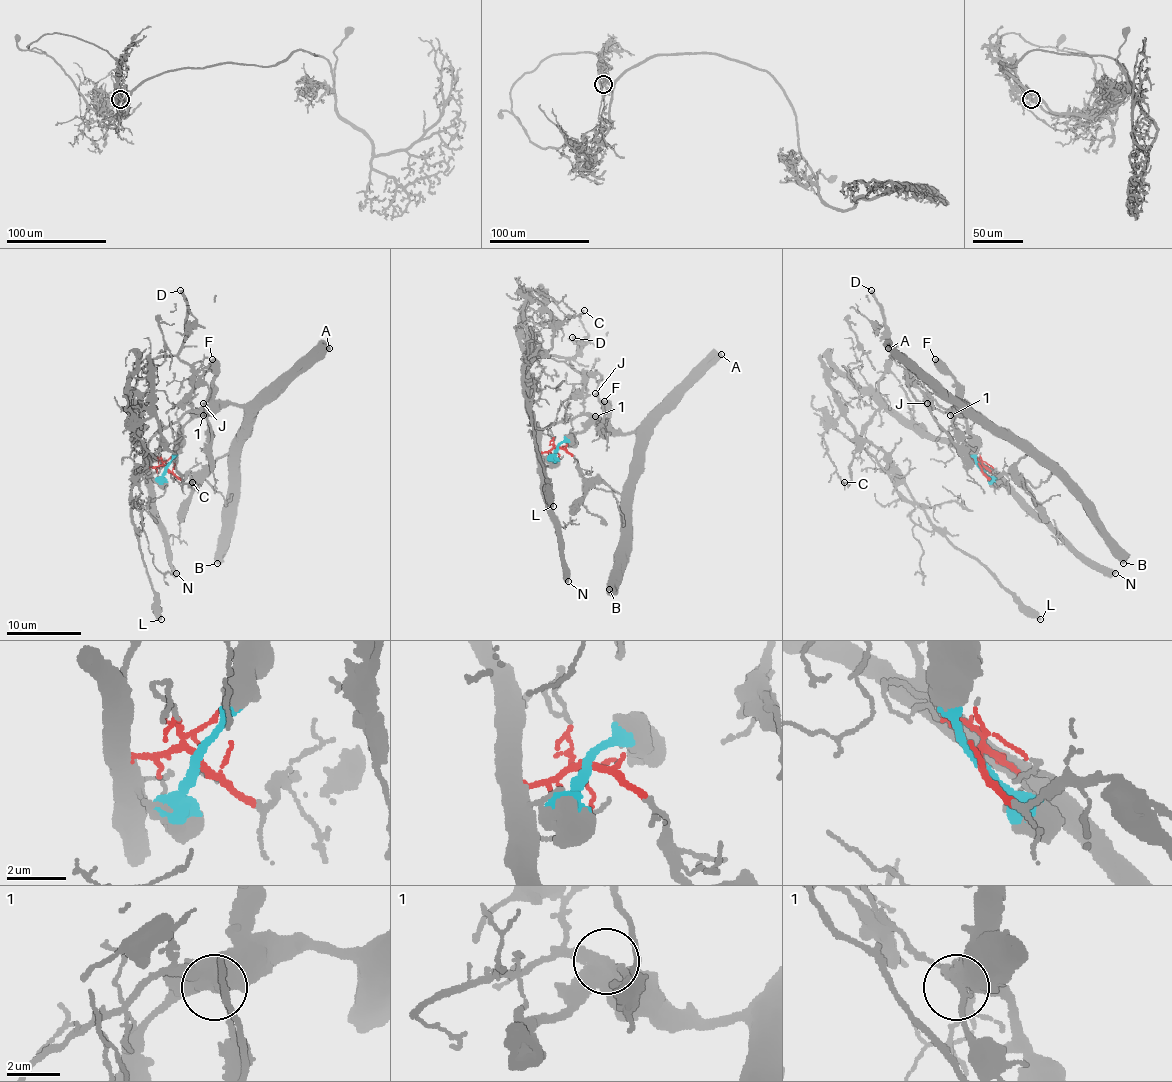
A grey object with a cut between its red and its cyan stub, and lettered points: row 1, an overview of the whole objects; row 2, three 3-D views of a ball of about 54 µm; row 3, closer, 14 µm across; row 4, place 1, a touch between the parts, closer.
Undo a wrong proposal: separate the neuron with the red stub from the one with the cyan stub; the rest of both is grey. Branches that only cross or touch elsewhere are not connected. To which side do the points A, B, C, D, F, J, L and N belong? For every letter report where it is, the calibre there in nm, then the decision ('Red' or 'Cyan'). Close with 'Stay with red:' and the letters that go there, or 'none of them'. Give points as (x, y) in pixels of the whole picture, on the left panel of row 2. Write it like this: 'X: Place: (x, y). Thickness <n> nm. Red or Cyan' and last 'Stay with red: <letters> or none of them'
A: Place: (329, 348). Thickness 600 nm. Cyan
B: Place: (217, 563). Thickness 600 nm. Cyan
C: Place: (192, 482). Thickness 180 nm. Red
D: Place: (180, 290). Thickness 320 nm. Red
F: Place: (212, 359). Thickness 700 nm. Cyan
J: Place: (203, 403). Thickness 200 nm. Red
L: Place: (161, 619). Thickness 380 nm. Red
N: Place: (176, 573). Thickness 550 nm. Red
Stay with red: C, D, J, L, N

